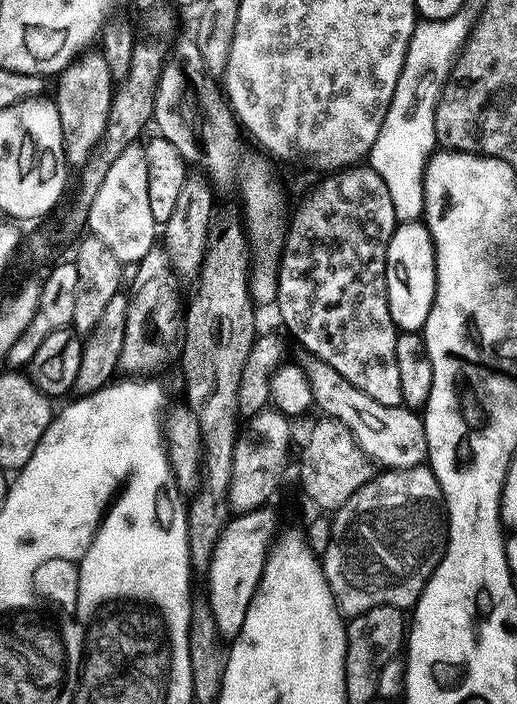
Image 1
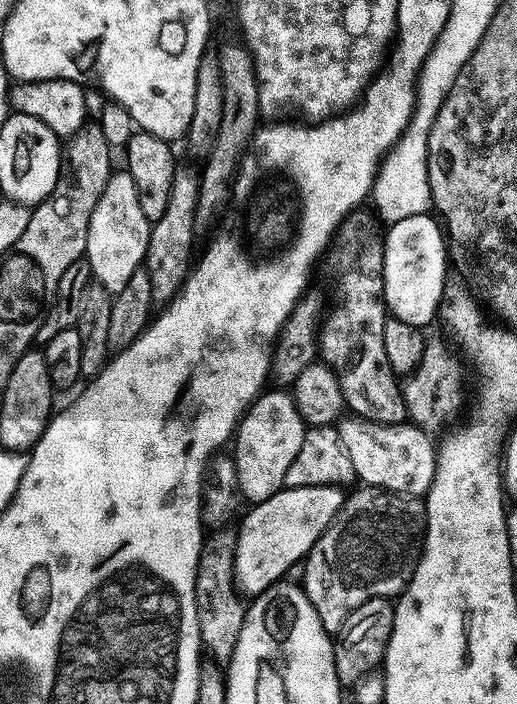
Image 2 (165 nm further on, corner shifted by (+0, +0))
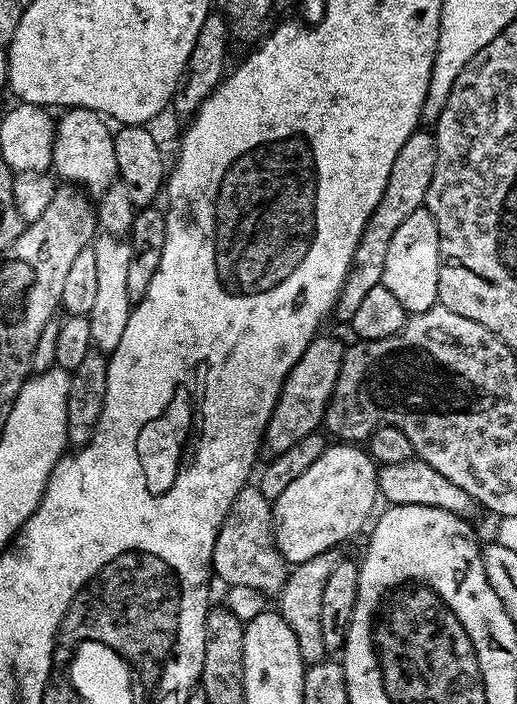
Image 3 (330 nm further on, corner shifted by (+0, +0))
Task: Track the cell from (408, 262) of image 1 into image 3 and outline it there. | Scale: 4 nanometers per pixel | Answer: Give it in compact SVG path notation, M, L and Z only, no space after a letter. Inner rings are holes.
M423 207L414 210L390 241L390 251L386 253L386 270L383 285L410 313L425 312L438 304L438 270L440 269L440 239L434 218Z

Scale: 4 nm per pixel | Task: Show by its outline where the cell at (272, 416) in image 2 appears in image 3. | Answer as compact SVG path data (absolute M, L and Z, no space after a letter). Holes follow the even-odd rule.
M317 334L306 346L302 358L298 358L296 365L284 380L278 402L270 414L270 422L266 426L262 437L262 448L269 457L282 454L306 438L306 434L317 431L323 425L324 411L334 390L334 382L338 378L338 370L342 366L345 341L335 340L332 336Z

